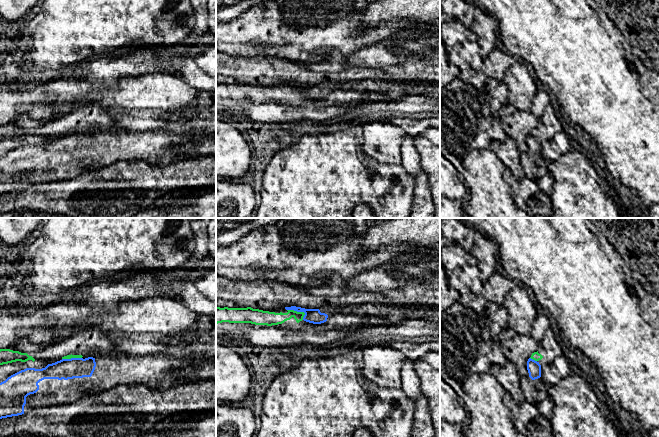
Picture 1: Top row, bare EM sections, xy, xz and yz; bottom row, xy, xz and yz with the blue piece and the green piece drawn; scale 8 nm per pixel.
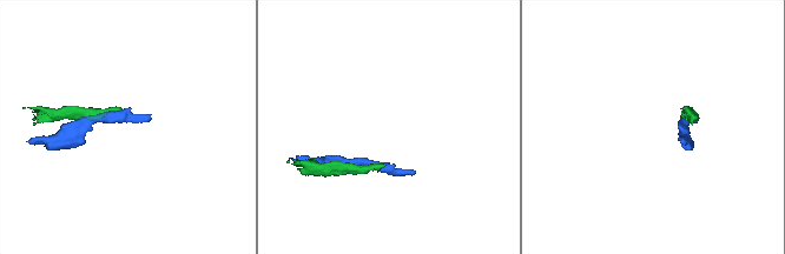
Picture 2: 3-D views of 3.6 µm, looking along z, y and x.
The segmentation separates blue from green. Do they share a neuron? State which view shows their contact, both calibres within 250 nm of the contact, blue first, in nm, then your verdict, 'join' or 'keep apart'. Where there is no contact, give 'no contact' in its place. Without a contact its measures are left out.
contact in xz; calibres 120 and 110 nm; keep apart

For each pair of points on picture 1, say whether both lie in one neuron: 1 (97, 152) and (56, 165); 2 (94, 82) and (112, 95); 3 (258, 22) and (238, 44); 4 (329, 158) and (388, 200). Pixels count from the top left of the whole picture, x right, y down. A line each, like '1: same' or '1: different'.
1: same
2: different
3: same
4: same

